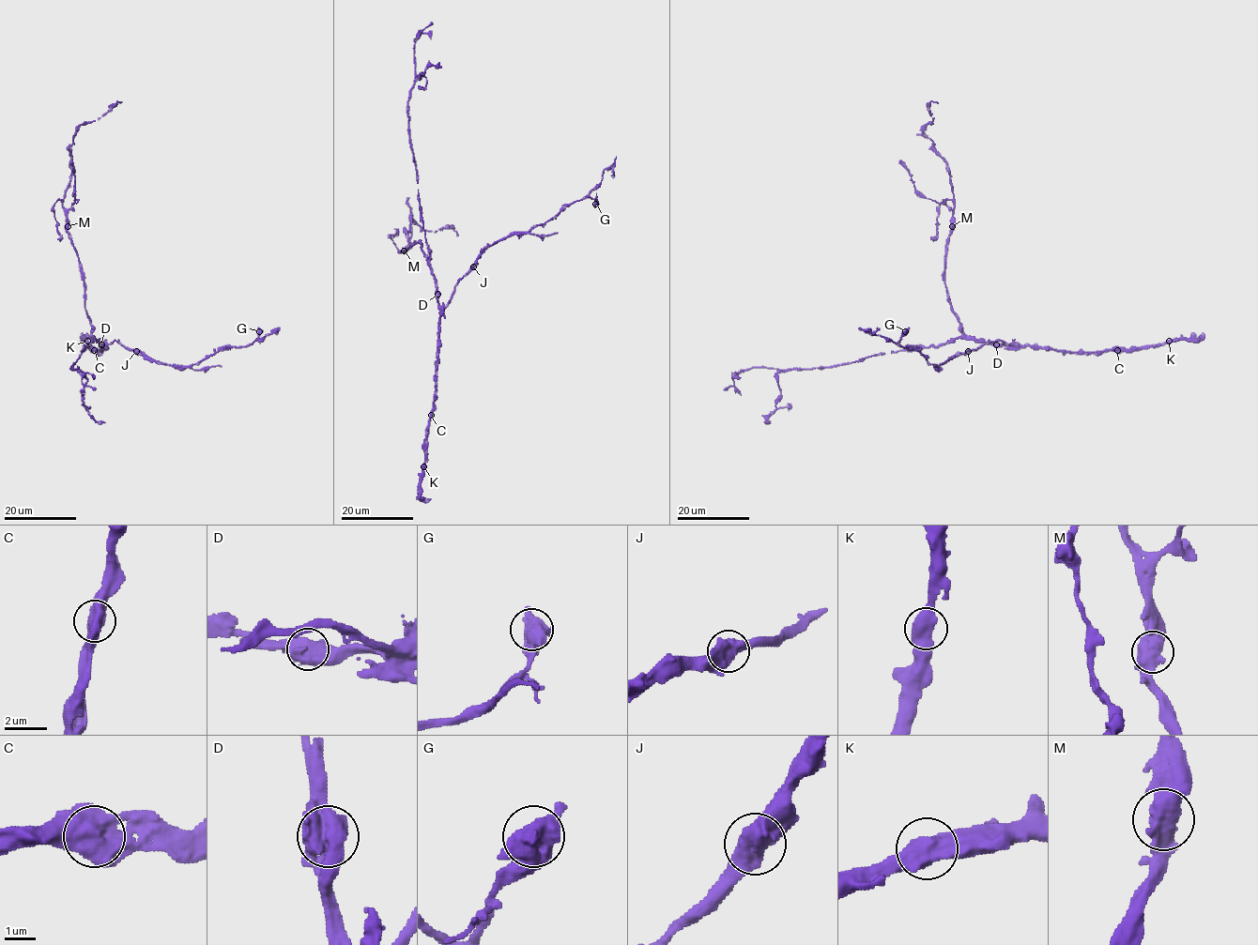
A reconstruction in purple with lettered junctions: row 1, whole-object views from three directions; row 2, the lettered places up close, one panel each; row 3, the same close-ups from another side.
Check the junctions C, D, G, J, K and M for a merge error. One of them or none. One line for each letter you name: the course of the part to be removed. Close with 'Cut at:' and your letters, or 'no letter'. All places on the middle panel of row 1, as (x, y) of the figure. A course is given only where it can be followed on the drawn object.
Cut at: no letter

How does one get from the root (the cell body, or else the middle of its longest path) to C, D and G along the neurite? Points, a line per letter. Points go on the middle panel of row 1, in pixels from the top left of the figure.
C: (432, 267), (439, 311), (439, 337), (436, 400), (431, 415)
D: (432, 267), (437, 294)
G: (432, 267), (437, 304), (444, 308), (454, 285), (486, 249), (528, 233), (574, 202), (591, 197), (595, 204)

